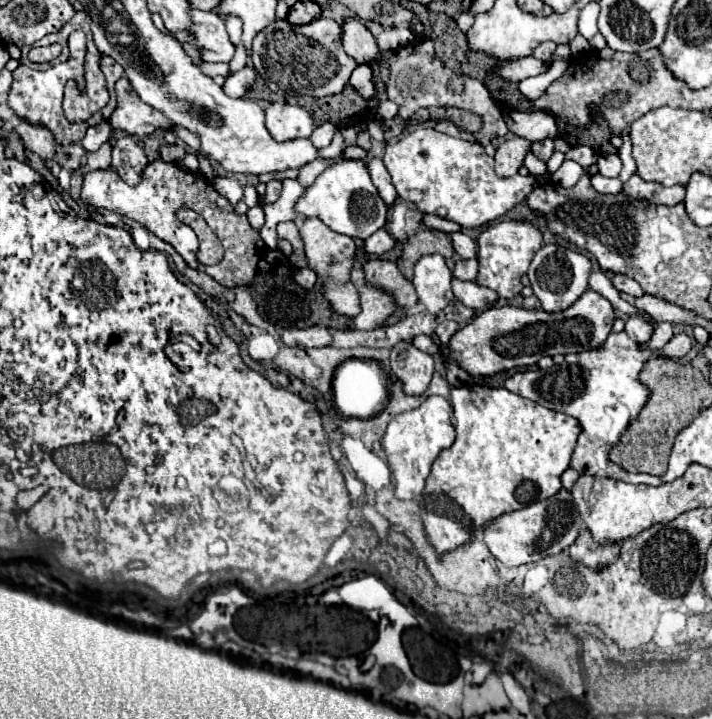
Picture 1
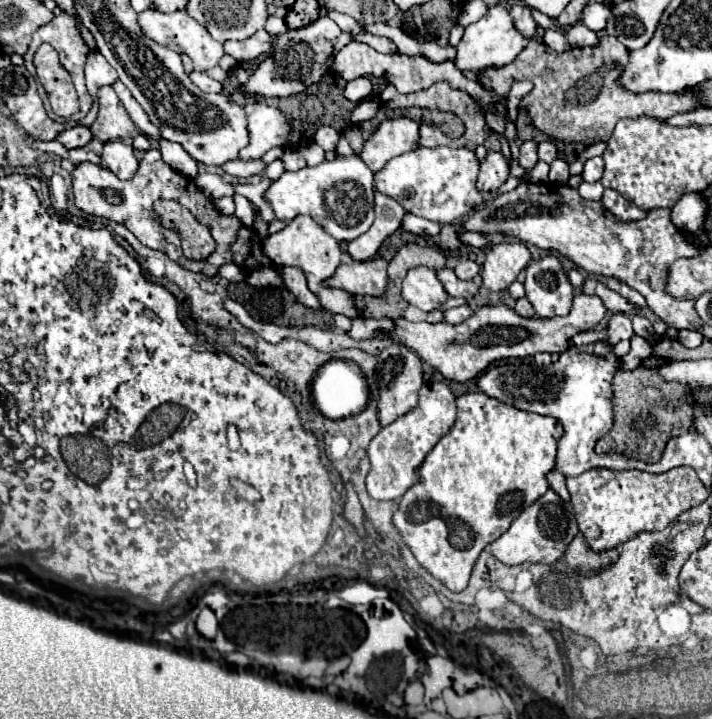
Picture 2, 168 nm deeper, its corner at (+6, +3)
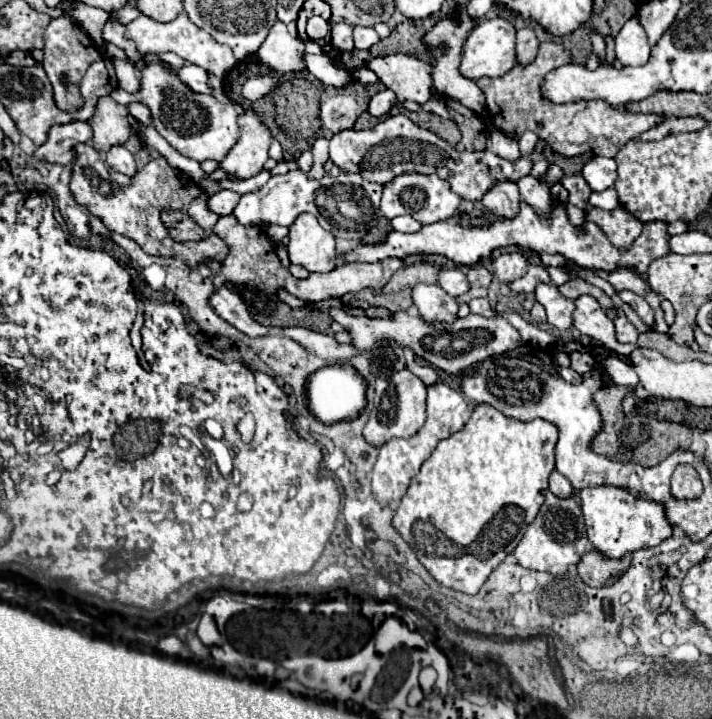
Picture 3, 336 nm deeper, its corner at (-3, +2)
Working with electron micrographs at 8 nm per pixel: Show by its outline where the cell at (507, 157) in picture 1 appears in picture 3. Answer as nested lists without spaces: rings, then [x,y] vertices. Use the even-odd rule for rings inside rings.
[[[501,181],[483,197],[481,203],[489,213],[493,213],[501,219],[513,219],[519,213],[521,195],[519,195],[519,189],[515,183]]]

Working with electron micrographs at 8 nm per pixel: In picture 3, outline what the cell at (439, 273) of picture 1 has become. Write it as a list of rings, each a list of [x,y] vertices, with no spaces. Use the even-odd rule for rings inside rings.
[[[419,283],[413,287],[413,303],[419,309],[419,315],[429,325],[433,323],[445,323],[451,325],[457,319],[459,305],[453,297],[449,297],[437,283],[425,285]]]

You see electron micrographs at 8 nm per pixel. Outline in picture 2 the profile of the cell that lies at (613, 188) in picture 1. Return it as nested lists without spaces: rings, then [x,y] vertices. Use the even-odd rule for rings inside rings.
[[[582,182],[580,188],[578,188],[580,196],[586,198],[586,200],[600,200],[602,198],[602,192],[604,192],[604,186],[600,182]]]

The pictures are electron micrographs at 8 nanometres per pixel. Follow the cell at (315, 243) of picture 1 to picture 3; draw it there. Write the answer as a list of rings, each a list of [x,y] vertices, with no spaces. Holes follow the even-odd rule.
[[[301,213],[289,227],[289,259],[307,271],[327,273],[337,263],[335,237],[311,213]]]

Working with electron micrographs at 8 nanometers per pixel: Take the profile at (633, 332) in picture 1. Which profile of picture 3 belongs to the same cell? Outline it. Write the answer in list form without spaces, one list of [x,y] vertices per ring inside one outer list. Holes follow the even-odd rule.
[[[619,307],[607,309],[607,317],[613,319],[613,323],[615,323],[619,343],[635,343],[637,341],[637,329],[629,323],[629,319],[625,317],[625,313]]]

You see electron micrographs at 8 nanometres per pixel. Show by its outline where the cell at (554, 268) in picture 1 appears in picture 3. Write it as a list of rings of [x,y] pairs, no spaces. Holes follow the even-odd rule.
[[[541,283],[541,285],[537,287],[537,291],[535,291],[535,297],[537,297],[537,301],[545,307],[549,325],[551,325],[553,329],[557,329],[559,333],[563,333],[563,331],[567,331],[567,329],[573,325],[571,315],[573,315],[573,311],[575,311],[575,305],[573,305],[571,299],[563,297],[555,285],[551,285],[551,283],[545,285],[545,283]]]

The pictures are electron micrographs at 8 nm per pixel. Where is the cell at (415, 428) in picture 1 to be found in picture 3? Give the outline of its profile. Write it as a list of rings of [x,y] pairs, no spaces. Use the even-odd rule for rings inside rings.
[[[435,383],[427,387],[427,421],[419,429],[419,433],[411,439],[391,439],[379,449],[379,457],[373,467],[373,497],[379,503],[401,501],[401,497],[409,489],[409,481],[419,473],[423,461],[435,451],[437,443],[459,431],[467,423],[469,415],[471,407],[459,391],[447,387],[445,383]]]

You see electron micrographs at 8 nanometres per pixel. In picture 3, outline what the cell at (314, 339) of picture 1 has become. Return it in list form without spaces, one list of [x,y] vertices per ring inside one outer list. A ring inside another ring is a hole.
[[[219,287],[217,293],[213,293],[213,297],[209,297],[209,305],[213,305],[213,311],[223,321],[227,321],[229,325],[233,325],[235,329],[239,329],[241,333],[245,333],[249,337],[259,337],[259,335],[269,333],[269,327],[263,327],[257,321],[253,321],[243,299],[227,287]]]

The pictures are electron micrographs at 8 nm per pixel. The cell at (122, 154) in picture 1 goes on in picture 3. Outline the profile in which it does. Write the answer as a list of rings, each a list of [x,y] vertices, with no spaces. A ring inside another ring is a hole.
[[[117,145],[117,147],[111,147],[107,153],[105,153],[105,163],[117,171],[117,173],[125,173],[129,177],[133,177],[137,171],[135,171],[135,159],[133,159],[133,153],[127,151],[123,145]]]

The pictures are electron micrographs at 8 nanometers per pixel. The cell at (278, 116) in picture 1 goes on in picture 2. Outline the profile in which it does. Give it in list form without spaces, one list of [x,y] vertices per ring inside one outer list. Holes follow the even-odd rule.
[[[254,102],[244,106],[248,114],[248,132],[250,132],[250,144],[240,152],[240,160],[252,160],[252,158],[262,158],[270,148],[274,146],[284,146],[290,138],[292,124],[288,118],[274,106],[266,106],[264,102]]]

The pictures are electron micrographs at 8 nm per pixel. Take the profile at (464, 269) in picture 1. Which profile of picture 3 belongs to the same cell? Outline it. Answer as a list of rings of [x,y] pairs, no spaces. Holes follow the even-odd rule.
[[[473,265],[467,273],[467,279],[473,283],[473,285],[481,285],[481,287],[489,287],[493,275],[483,267],[483,265]]]

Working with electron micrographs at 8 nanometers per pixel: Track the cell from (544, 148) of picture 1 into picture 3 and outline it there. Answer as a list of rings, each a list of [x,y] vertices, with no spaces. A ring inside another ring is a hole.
[[[395,115],[369,129],[347,129],[335,133],[329,141],[329,159],[341,169],[341,173],[361,173],[367,181],[387,185],[401,173],[437,173],[443,181],[449,181],[453,193],[465,201],[481,201],[481,197],[497,185],[497,181],[519,181],[529,175],[531,161],[521,157],[519,161],[507,161],[491,151],[455,151],[447,141],[439,139],[427,129],[419,129],[409,117]]]

